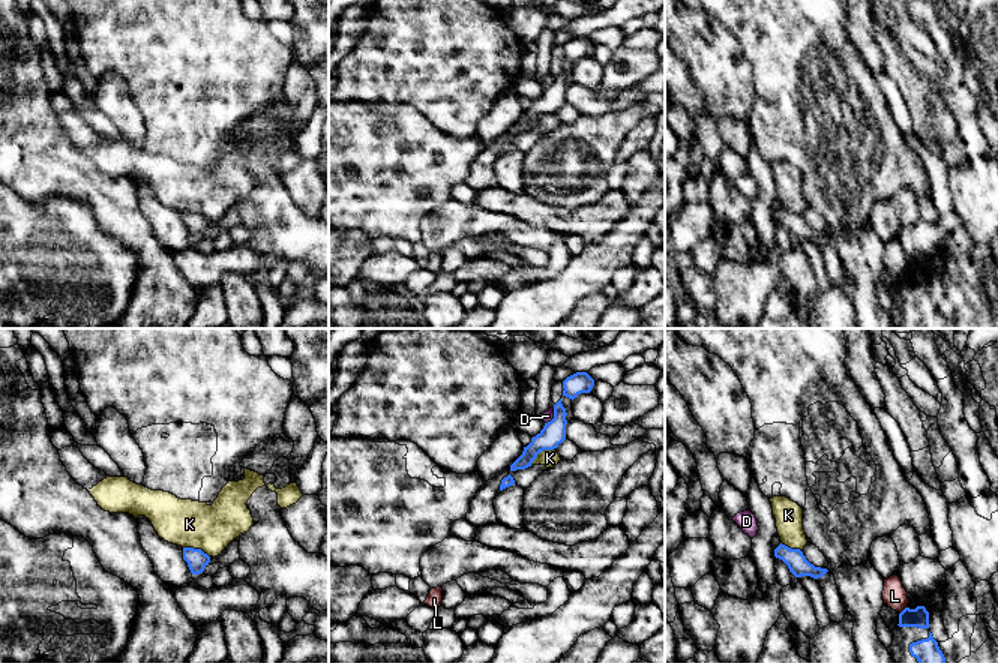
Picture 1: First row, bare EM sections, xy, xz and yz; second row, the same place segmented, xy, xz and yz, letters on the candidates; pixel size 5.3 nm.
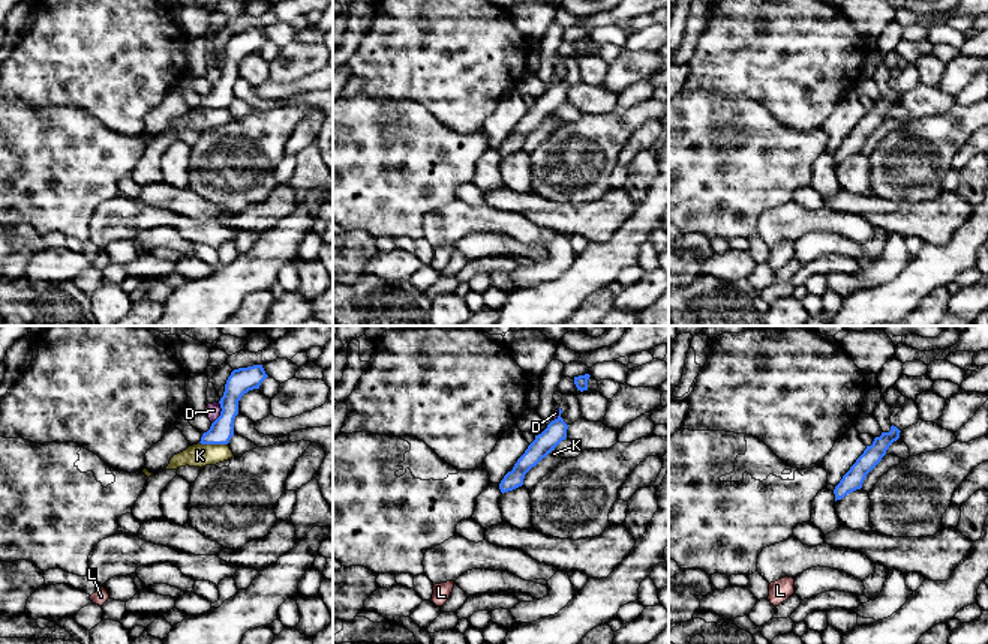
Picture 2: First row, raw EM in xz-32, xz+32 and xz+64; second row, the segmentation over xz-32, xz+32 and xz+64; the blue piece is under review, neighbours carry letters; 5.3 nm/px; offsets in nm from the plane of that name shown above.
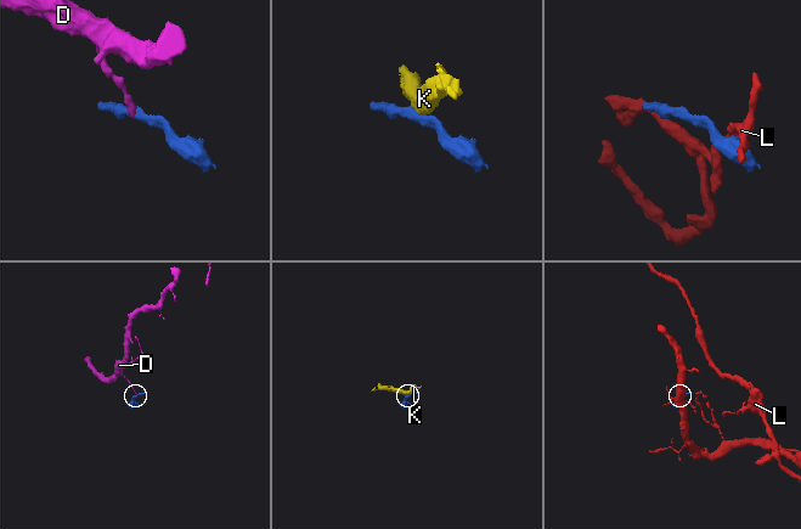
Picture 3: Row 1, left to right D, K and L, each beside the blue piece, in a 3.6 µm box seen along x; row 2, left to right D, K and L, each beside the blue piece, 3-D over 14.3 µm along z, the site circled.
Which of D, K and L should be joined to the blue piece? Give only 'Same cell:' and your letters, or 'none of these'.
Same cell: none of these

